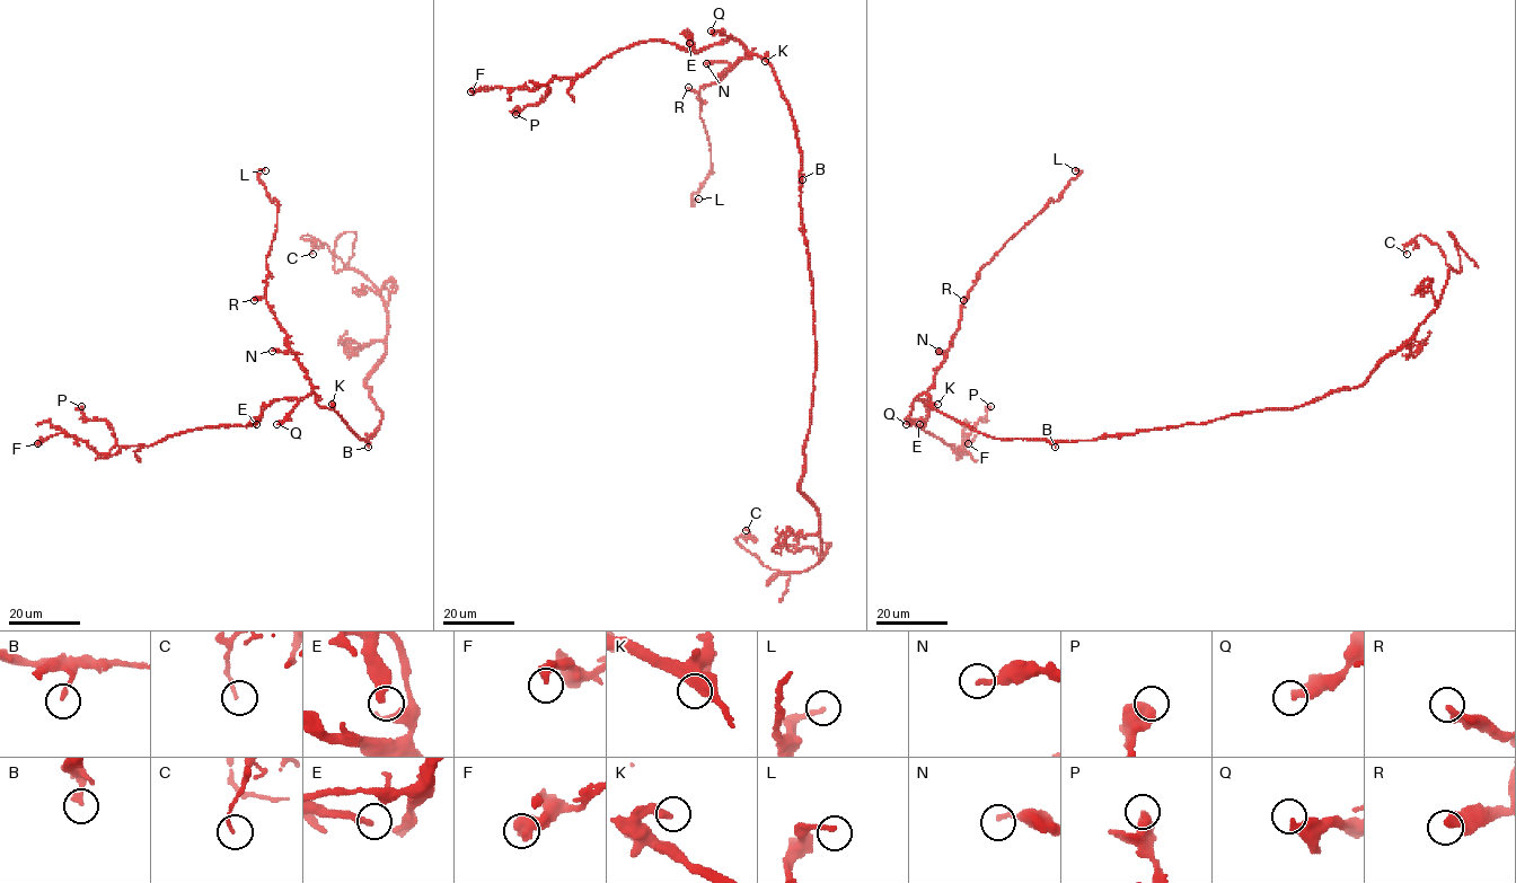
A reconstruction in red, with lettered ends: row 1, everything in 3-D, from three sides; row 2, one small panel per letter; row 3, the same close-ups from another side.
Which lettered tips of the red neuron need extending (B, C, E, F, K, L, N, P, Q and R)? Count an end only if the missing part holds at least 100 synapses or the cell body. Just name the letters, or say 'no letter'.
no letter

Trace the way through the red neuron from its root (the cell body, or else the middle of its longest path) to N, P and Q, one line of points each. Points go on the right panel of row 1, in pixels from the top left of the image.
N: (1113, 435), (1048, 442), (996, 439), (977, 432), (931, 406), (928, 388), (946, 355), (939, 351)
P: (1113, 435), (996, 439), (943, 415), (925, 394), (915, 398), (927, 408), (916, 426), (960, 455), (990, 406)
Q: (1113, 435), (1073, 442), (996, 439), (943, 415), (931, 406), (925, 394), (913, 402), (906, 424)

